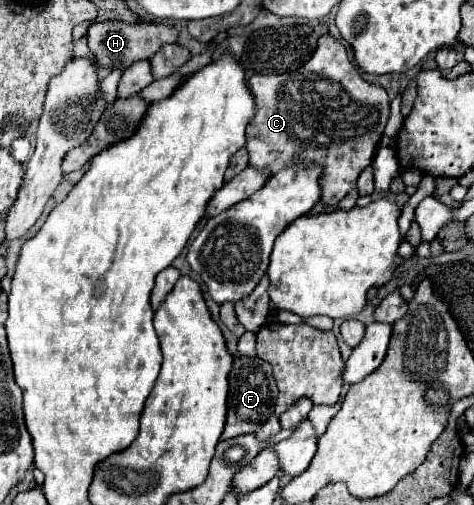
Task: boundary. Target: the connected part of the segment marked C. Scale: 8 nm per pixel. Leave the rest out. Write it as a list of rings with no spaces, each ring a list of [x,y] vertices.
[[[323,35],[317,41],[313,57],[295,73],[271,73],[271,75],[253,75],[247,81],[255,97],[255,117],[247,125],[247,151],[249,163],[259,169],[269,169],[277,173],[293,161],[319,163],[325,167],[323,173],[323,199],[325,205],[337,205],[355,185],[359,173],[371,165],[377,151],[377,143],[383,135],[383,129],[389,119],[389,97],[381,85],[371,85],[363,81],[357,69],[351,65],[345,47],[331,35]]]

